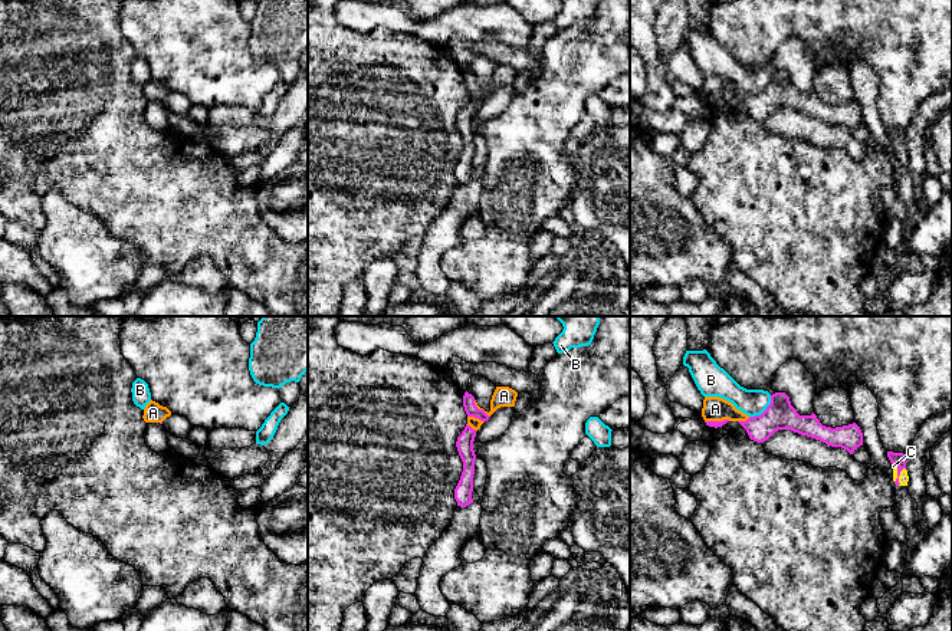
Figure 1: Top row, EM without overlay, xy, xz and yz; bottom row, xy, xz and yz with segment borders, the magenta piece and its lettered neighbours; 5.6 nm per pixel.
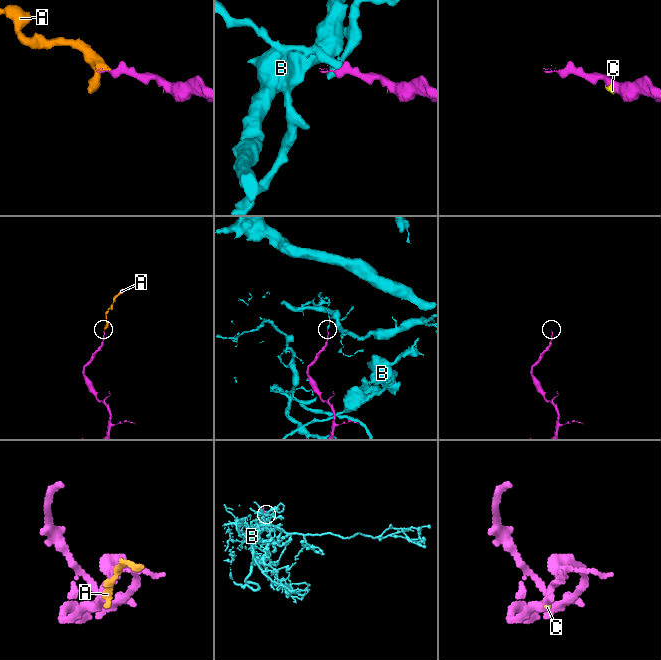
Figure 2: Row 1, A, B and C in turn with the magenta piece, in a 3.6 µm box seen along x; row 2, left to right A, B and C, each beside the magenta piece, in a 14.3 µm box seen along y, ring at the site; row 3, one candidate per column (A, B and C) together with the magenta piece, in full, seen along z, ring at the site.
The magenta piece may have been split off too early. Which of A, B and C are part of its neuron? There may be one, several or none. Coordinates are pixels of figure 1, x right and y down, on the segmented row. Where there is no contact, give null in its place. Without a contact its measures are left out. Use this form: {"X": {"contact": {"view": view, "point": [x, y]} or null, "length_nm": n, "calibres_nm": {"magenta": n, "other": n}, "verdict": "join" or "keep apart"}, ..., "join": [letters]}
{"A": {"contact": {"view": "xz", "point": [481, 410]}, "length_nm": 130, "calibres_nm": {"magenta": 70, "other": 110}, "verdict": "join"}, "B": {"contact": {"view": "yz", "point": [765, 410]}, "length_nm": 180, "calibres_nm": {"magenta": 170, "other": 150}, "verdict": "keep apart"}, "C": {"contact": {"view": "yz", "point": [898, 473]}, "length_nm": 140, "calibres_nm": {"magenta": 70, "other": 30}, "verdict": "join"}, "join": ["A", "C"]}

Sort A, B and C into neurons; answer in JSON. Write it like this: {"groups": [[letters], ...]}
{"groups": [["A", "C"], ["B"]]}

